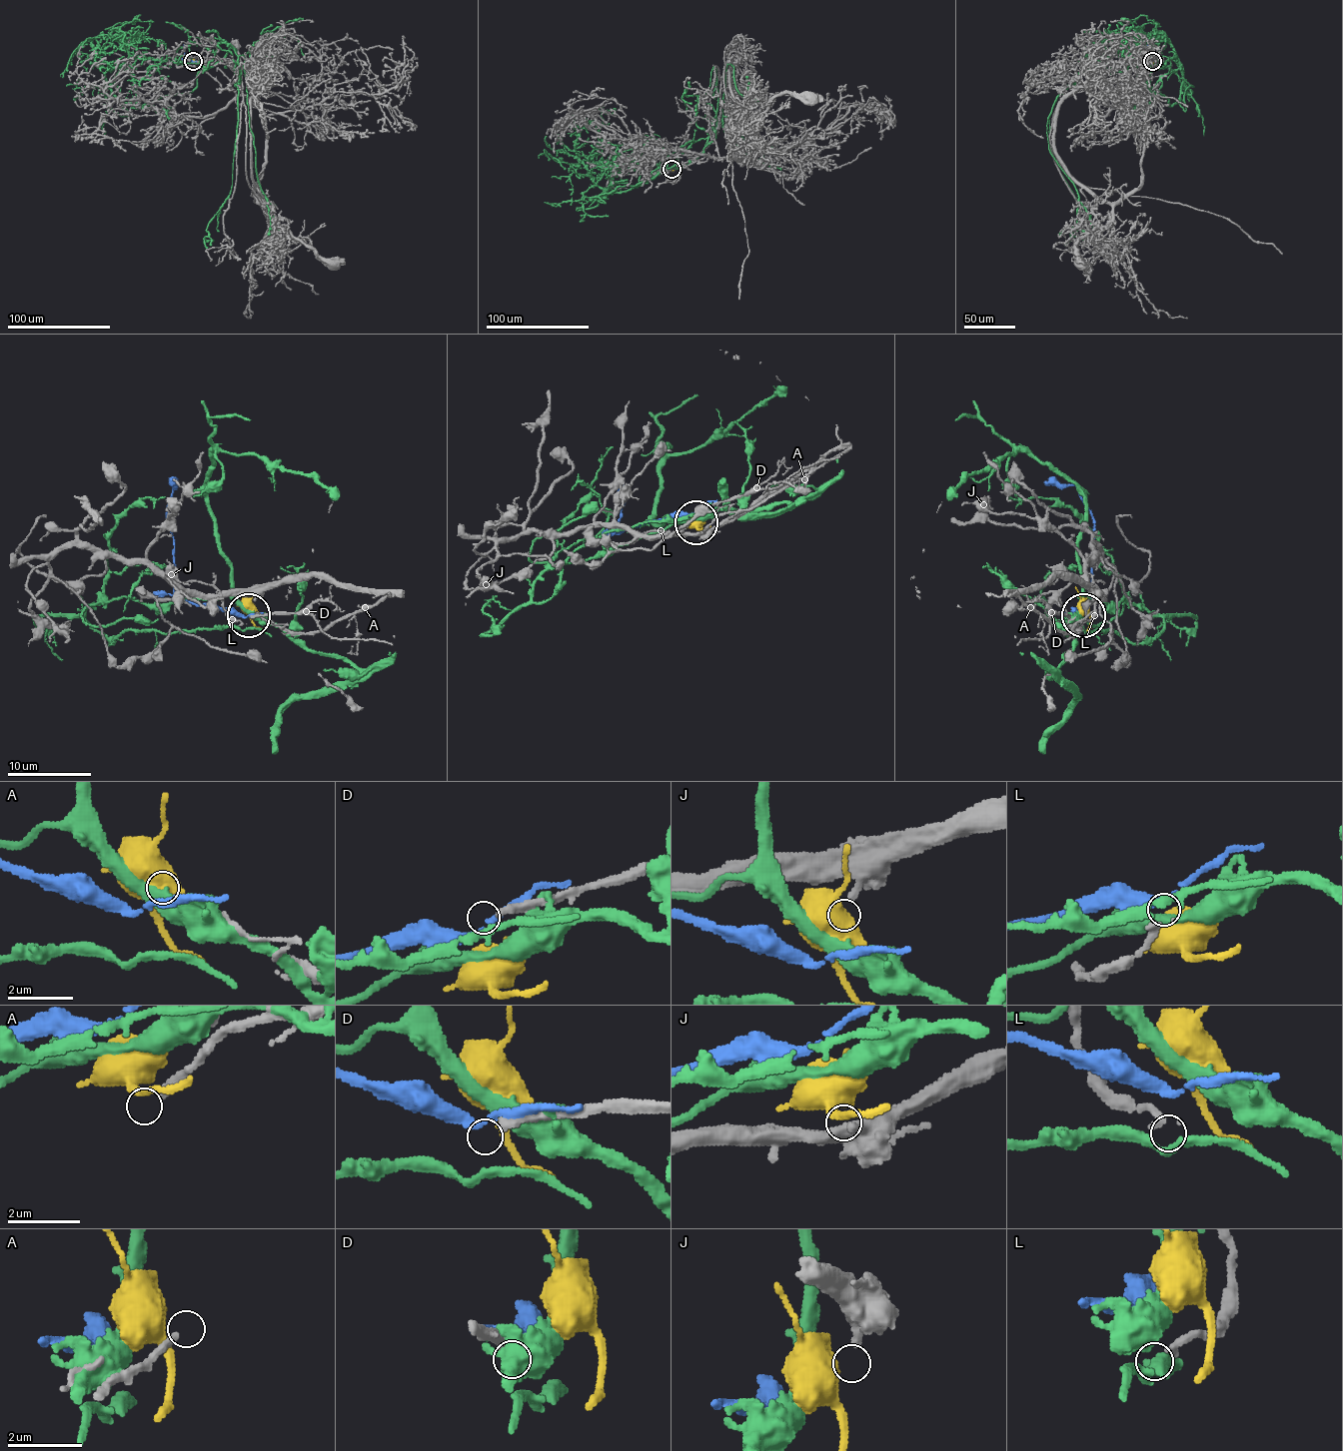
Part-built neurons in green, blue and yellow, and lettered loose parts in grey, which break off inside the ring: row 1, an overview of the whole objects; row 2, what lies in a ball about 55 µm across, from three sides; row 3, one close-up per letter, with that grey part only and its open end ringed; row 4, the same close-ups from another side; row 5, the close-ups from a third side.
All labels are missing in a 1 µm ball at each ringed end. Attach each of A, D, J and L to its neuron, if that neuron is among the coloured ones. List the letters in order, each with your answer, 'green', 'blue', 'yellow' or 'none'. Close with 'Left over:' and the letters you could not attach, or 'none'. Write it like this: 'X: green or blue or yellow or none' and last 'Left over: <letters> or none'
A: none
D: none
J: none
L: none
Left over: A, D, J, L

